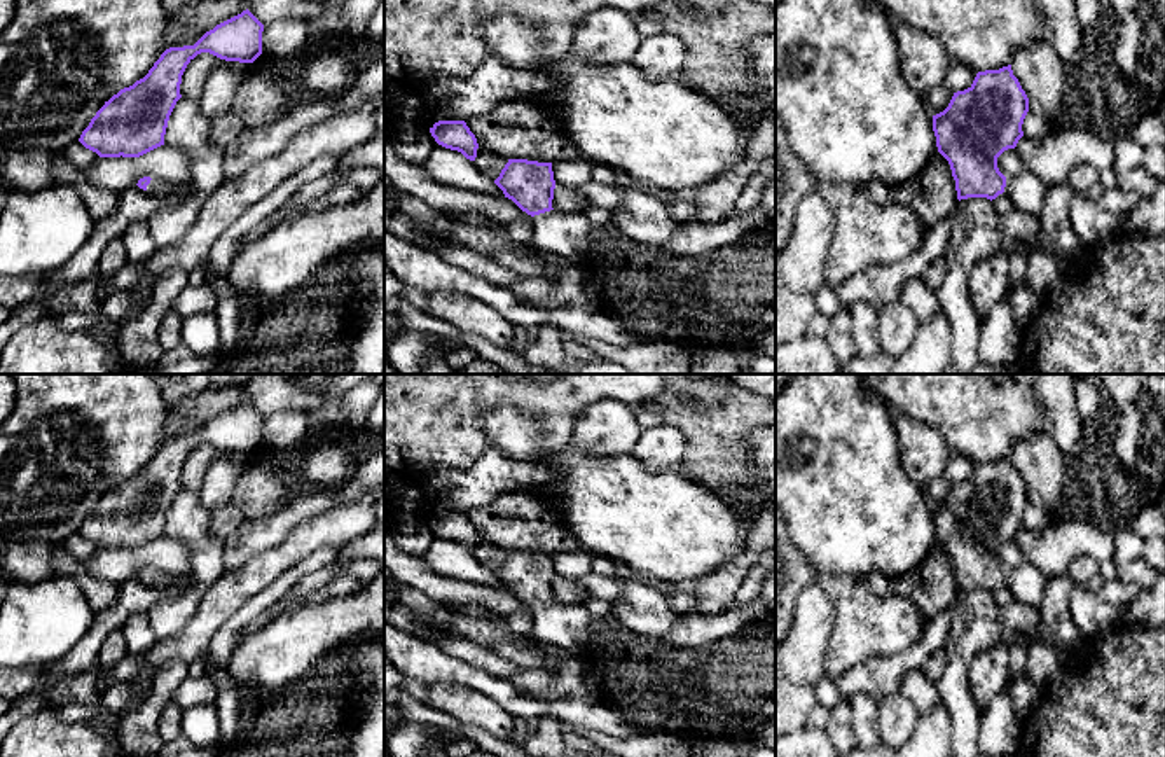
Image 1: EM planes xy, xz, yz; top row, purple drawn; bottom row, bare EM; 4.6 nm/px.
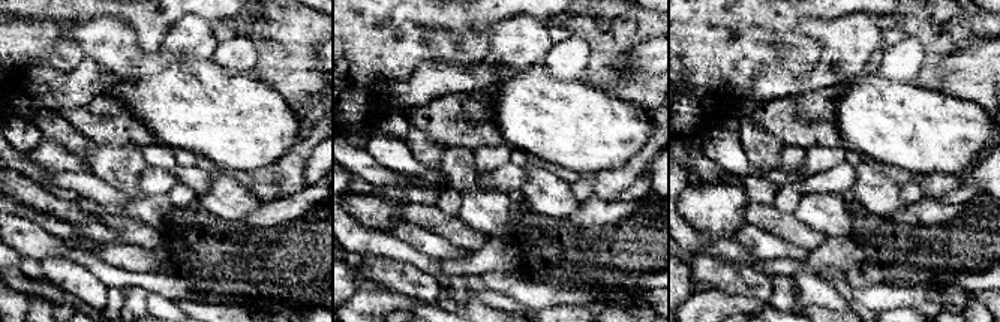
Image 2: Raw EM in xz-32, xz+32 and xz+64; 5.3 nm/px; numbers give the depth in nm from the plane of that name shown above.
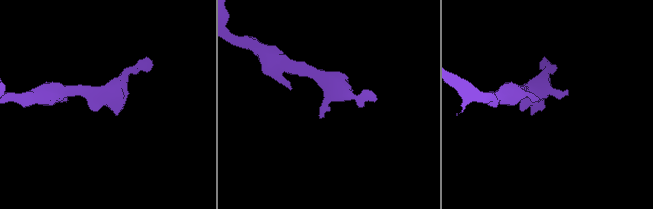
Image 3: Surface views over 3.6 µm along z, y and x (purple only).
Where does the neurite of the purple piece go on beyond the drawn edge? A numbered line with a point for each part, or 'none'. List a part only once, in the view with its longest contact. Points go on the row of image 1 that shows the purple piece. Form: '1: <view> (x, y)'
1: xz (565, 235)

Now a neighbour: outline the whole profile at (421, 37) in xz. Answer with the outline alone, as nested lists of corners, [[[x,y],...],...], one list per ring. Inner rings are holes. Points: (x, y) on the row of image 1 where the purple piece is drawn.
[[[384,0],[384,138],[400,131],[430,129],[431,119],[419,100],[421,87],[433,73],[470,77],[493,56],[482,37],[482,23],[500,14],[517,14],[533,23],[543,40],[543,56],[568,54],[576,24],[592,10],[613,5],[631,16],[653,12],[662,0]]]

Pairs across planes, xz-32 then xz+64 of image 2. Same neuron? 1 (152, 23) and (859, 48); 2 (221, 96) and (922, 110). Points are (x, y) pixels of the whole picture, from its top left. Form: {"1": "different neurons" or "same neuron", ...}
{"1": "different neurons", "2": "same neuron"}

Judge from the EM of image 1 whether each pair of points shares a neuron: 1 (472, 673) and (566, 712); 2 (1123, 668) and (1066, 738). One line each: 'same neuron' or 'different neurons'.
1: same neuron
2: same neuron

